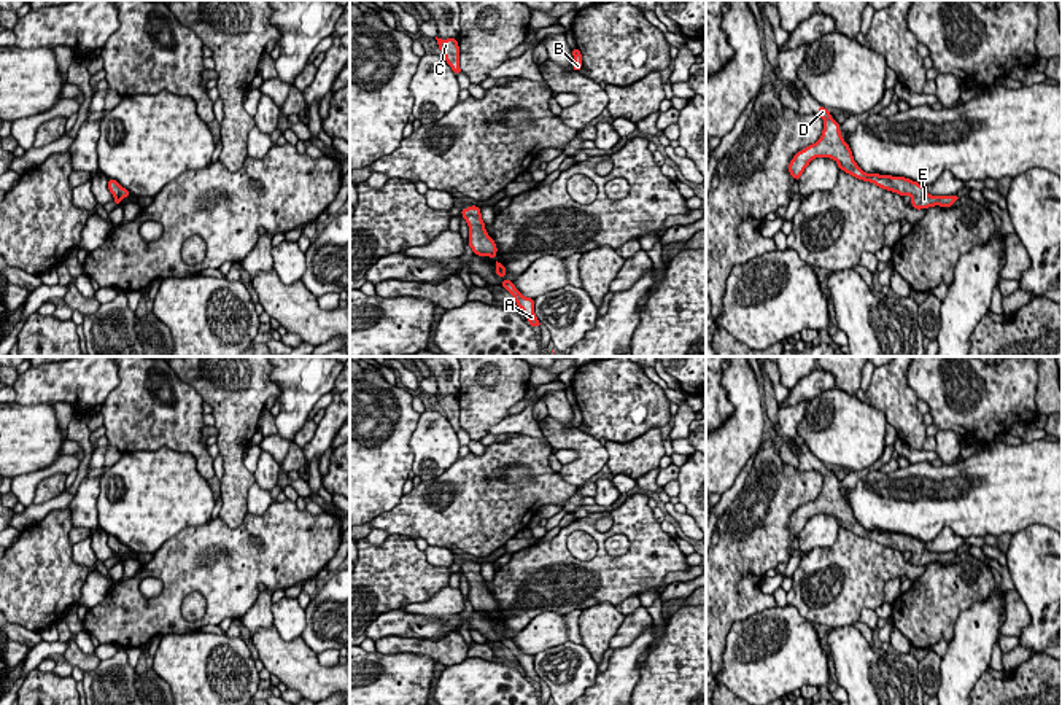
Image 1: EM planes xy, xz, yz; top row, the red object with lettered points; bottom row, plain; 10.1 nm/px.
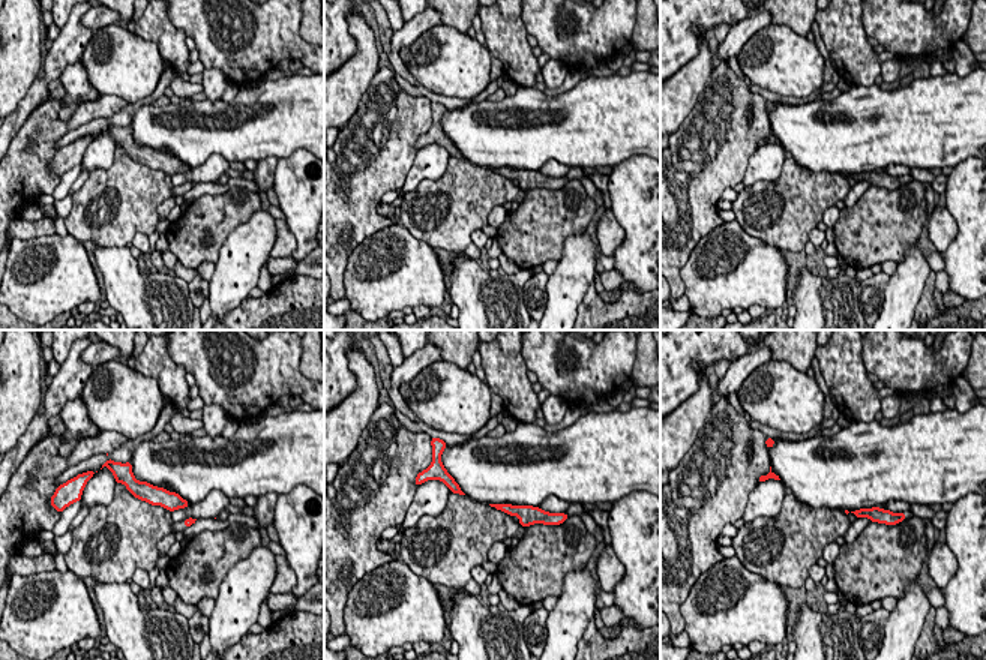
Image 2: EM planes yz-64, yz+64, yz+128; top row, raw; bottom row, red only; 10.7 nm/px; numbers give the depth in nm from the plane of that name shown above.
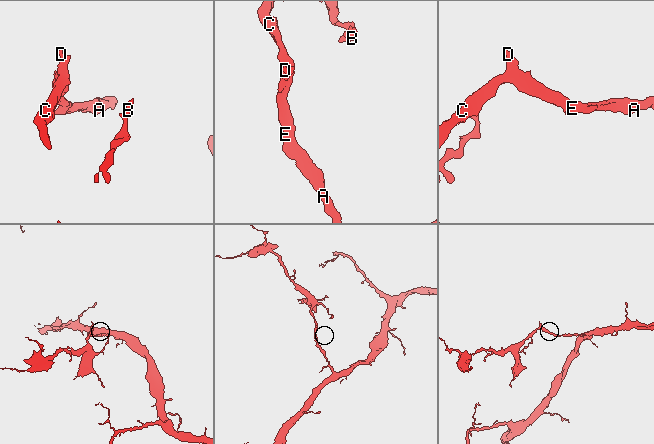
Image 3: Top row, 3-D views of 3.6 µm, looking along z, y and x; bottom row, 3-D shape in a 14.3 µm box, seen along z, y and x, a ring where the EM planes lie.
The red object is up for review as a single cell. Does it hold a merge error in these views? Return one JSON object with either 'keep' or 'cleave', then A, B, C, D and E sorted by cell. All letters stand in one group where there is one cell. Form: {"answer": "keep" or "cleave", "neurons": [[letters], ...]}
{"answer": "keep", "neurons": [["A", "B", "C", "D", "E"]]}

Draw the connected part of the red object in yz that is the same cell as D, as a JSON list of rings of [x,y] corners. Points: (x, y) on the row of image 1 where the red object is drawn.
[[[819,105],[817,115],[825,123],[820,138],[814,145],[798,151],[789,164],[789,173],[796,181],[812,159],[830,158],[838,162],[839,170],[844,170],[859,180],[874,183],[876,186],[900,196],[909,194],[916,210],[935,205],[948,208],[959,199],[957,196],[932,196],[927,193],[925,186],[905,177],[865,173],[854,161],[851,148],[839,132],[841,126],[831,118],[830,111]]]

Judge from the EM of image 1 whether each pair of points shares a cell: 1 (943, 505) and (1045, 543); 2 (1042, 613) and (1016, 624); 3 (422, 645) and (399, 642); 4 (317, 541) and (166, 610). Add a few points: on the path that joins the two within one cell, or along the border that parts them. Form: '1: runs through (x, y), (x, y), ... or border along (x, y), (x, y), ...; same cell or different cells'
1: border along (1045, 524), (1030, 524), (1013, 535); different cells
2: border along (1015, 591), (1030, 619), (1018, 637); different cells
3: runs through (417, 645), (404, 643); same cell
4: runs through (277, 564), (199, 570); same cell

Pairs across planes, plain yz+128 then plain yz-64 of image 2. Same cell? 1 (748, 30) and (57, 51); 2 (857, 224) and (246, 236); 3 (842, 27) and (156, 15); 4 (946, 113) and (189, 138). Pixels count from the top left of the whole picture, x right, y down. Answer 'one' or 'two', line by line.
1: two
2: two
3: one
4: one

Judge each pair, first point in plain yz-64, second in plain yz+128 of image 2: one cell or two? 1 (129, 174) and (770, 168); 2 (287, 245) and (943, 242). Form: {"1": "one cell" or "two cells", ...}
{"1": "two cells", "2": "one cell"}

